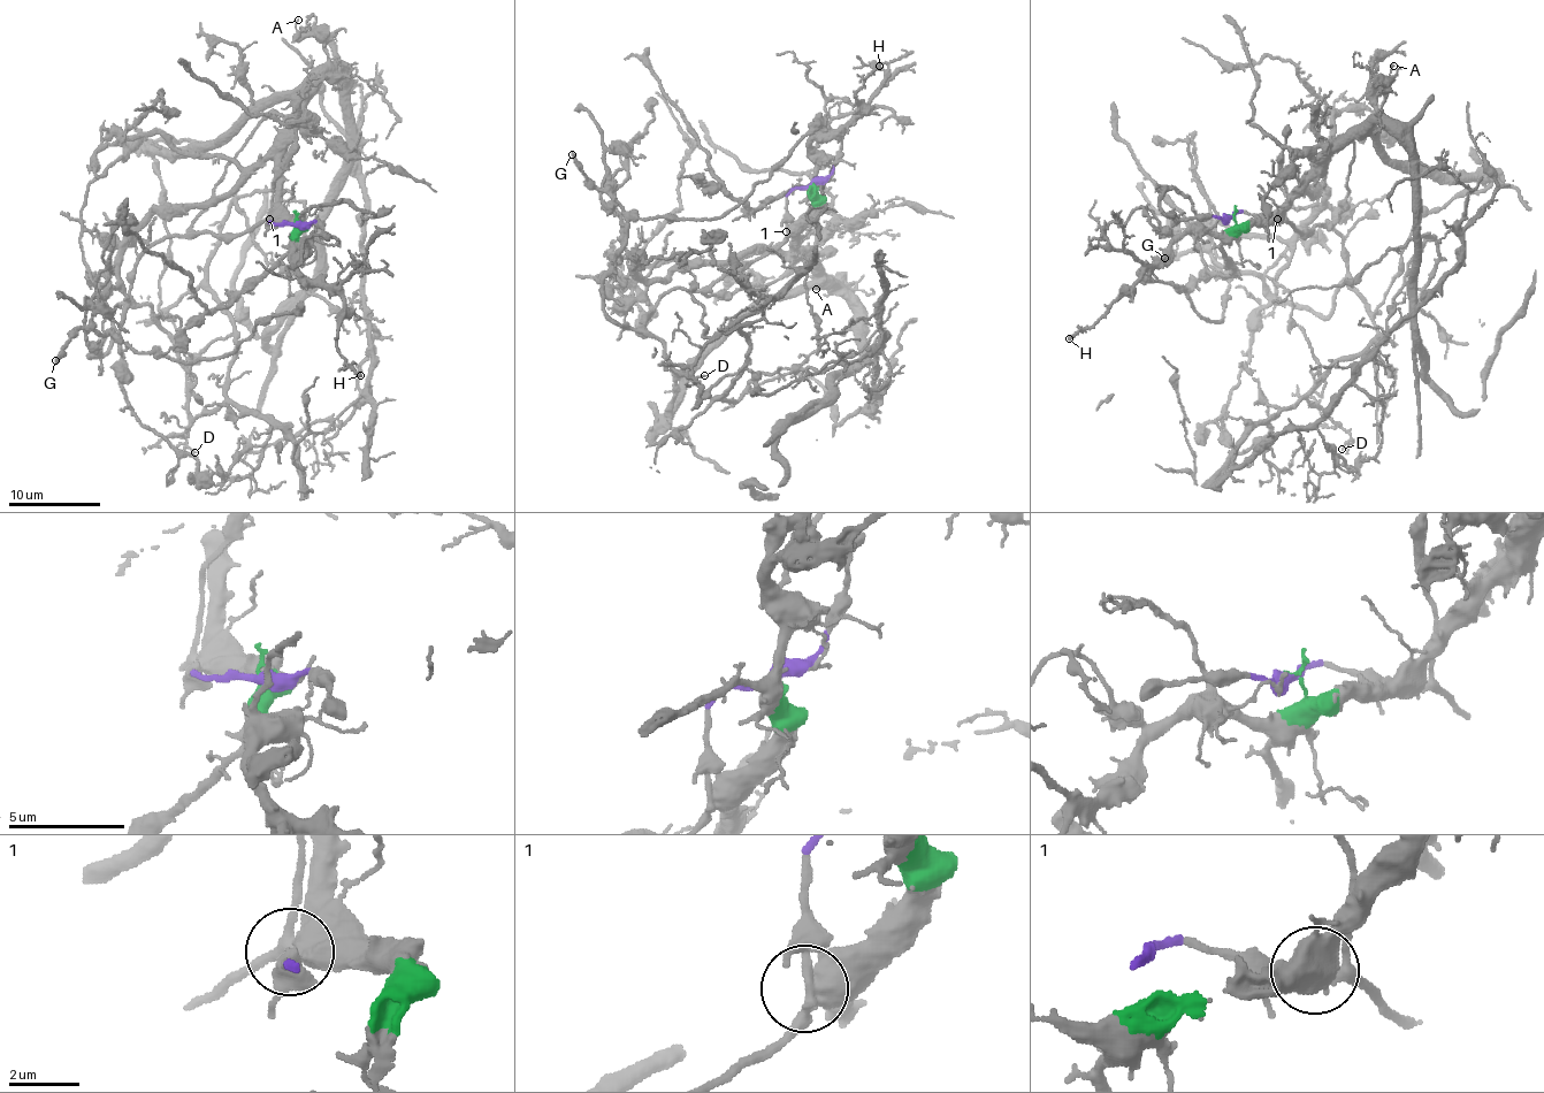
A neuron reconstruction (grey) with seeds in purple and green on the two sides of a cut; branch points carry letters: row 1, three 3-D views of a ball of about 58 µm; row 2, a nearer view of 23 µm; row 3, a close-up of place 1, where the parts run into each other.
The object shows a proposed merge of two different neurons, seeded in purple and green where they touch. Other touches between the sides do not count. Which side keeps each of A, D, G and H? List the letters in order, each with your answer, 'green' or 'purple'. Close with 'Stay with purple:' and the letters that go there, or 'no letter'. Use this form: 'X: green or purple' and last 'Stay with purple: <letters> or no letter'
A: green
D: purple
G: purple
H: green
Stay with purple: D, G

